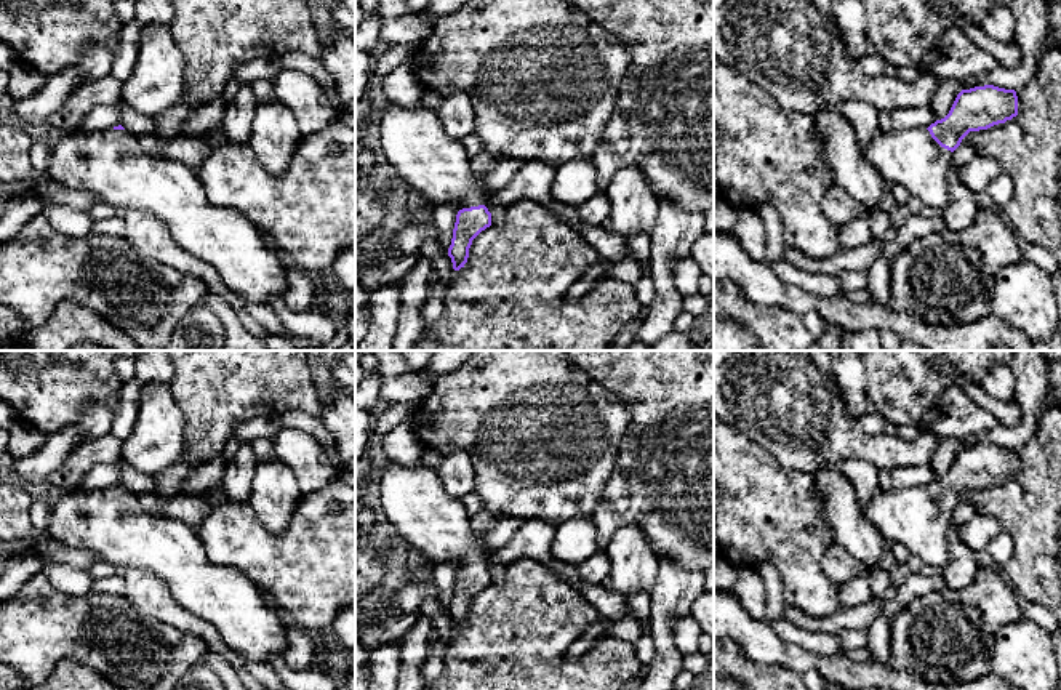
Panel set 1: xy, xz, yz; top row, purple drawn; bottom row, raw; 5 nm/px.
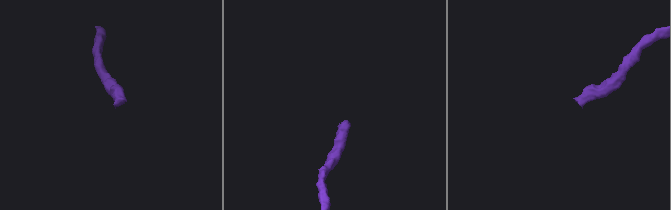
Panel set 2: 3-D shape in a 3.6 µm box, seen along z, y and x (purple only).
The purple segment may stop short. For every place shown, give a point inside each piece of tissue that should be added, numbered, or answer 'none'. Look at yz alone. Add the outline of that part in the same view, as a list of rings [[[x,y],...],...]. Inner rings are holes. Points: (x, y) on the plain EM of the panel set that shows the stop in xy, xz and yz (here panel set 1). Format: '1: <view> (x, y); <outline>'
1: yz (911, 516); [[[879,487],[866,514],[888,543],[904,544],[923,564],[939,570],[949,564],[954,511],[941,506],[927,487]]]

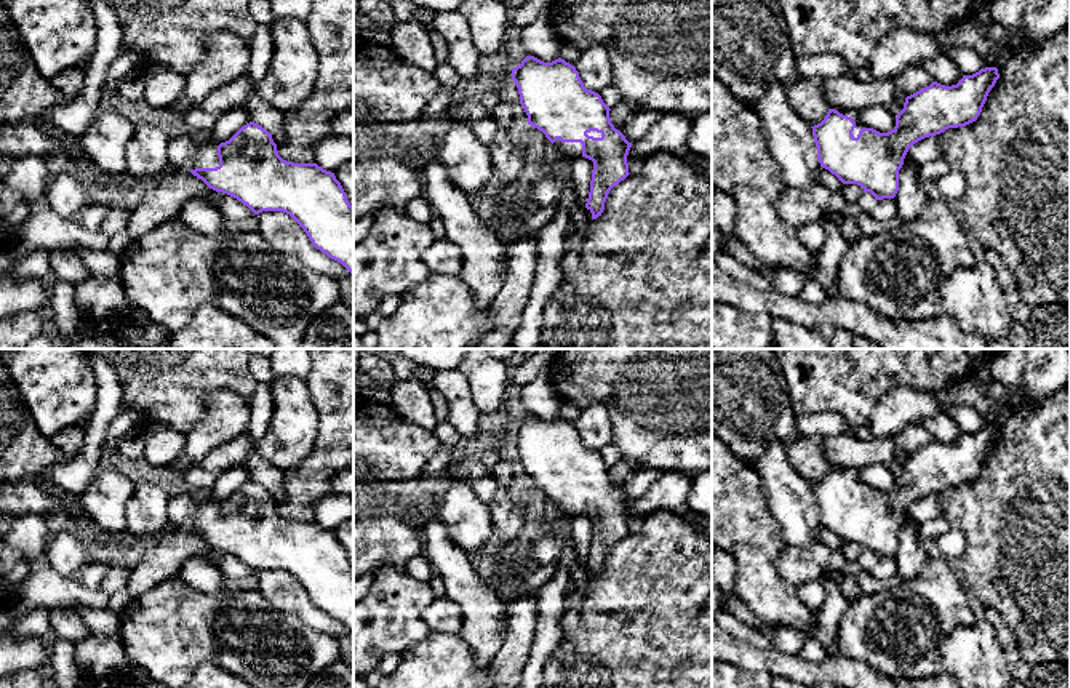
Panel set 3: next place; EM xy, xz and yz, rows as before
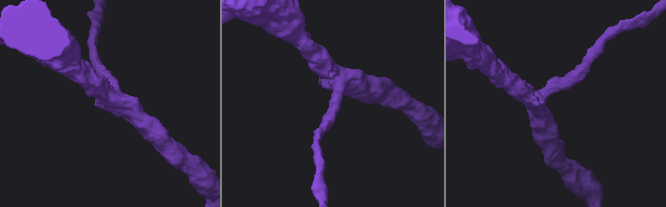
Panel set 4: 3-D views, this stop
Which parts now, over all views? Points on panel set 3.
1: yz (853, 472); [[[838,469],[838,470],[843,472],[843,474],[851,475],[851,477],[856,480],[856,486],[854,486],[854,490],[852,490],[852,494],[854,494],[854,496],[857,496],[857,493],[859,493],[859,490],[860,490],[862,486],[868,486],[865,482],[862,482],[862,480],[859,478],[859,470],[856,470],[856,469],[849,469],[849,470]]]

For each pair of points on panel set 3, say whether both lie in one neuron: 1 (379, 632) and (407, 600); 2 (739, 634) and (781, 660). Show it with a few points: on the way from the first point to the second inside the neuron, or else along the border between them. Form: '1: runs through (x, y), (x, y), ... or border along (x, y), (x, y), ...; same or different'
1: runs through (389, 626), (395, 621), (397, 610); same
2: border along (728, 634), (760, 648), (773, 648); different

